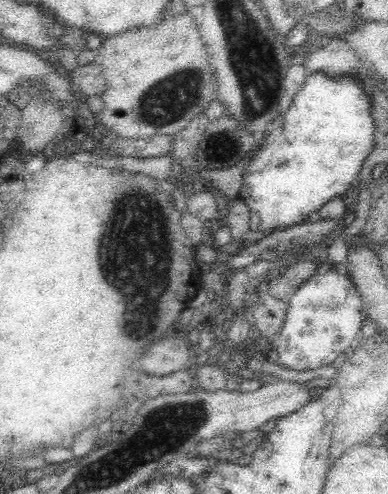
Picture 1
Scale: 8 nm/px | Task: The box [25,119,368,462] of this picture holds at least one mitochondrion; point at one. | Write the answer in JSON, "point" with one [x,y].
{"point":[134,260]}

